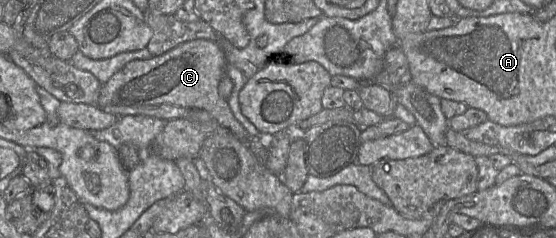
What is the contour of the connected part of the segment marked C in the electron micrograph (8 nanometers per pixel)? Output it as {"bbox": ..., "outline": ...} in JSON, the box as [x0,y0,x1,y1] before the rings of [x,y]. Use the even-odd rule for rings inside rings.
{"bbox":[98,39,250,143],"outline":[[[207,39],[191,40],[151,59],[127,63],[102,84],[98,107],[117,117],[139,115],[139,108],[159,105],[206,110],[220,126],[246,143],[250,137],[232,114],[227,100],[218,92],[226,66],[226,57],[218,42]]]}

